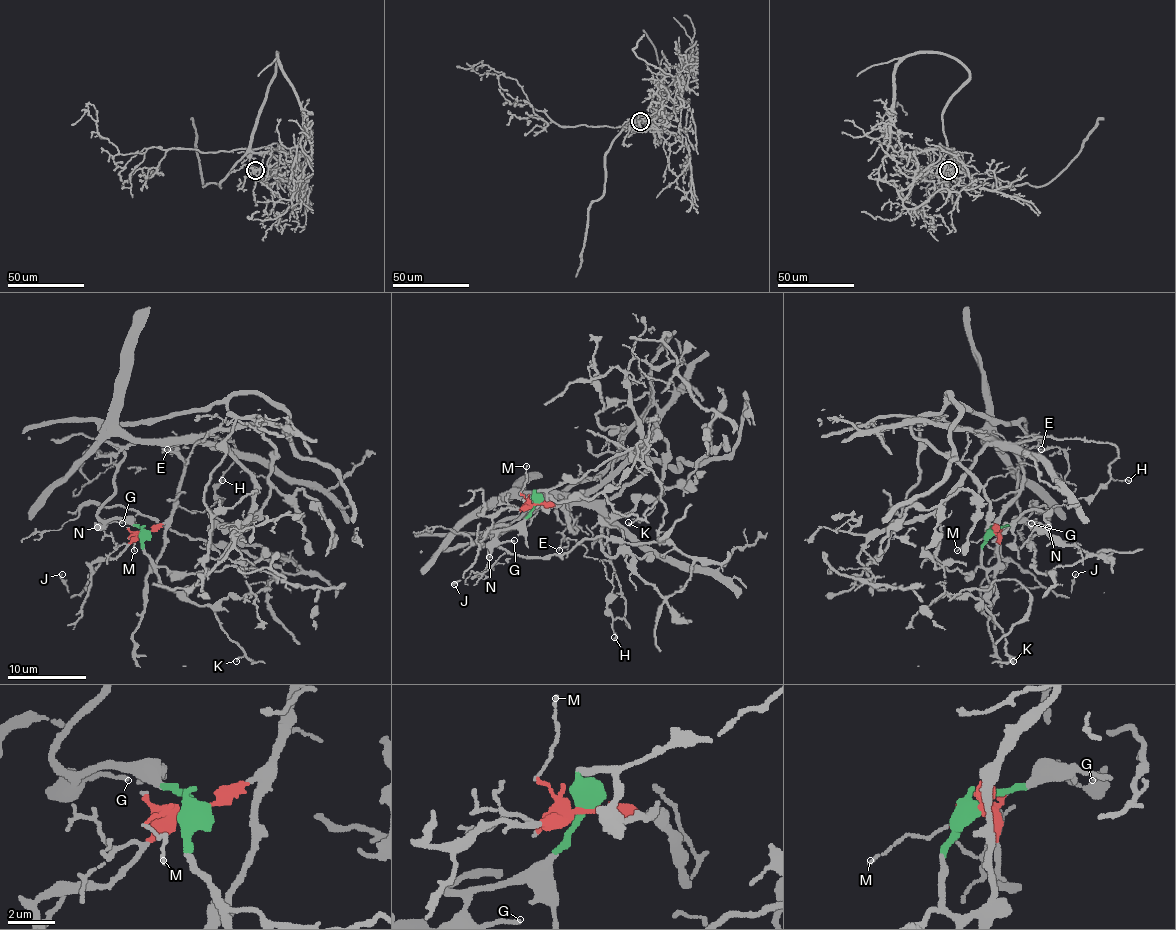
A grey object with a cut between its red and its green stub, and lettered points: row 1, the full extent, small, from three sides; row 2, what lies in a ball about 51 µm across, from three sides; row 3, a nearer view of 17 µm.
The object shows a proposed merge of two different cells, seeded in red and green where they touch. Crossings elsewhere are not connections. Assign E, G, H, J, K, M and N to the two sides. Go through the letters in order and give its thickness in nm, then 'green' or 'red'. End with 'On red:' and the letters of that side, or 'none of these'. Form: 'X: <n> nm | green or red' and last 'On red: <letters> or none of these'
E: 100 nm | red
G: 170 nm | green
H: 130 nm | red
J: 110 nm | red
K: 160 nm | green
M: 110 nm | red
N: 180 nm | green
On red: E, H, J, M

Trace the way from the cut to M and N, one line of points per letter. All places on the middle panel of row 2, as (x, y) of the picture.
M: (536, 503), (520, 493), (526, 466)
N: (536, 503), (520, 521), (497, 535), (497, 545), (489, 557)

